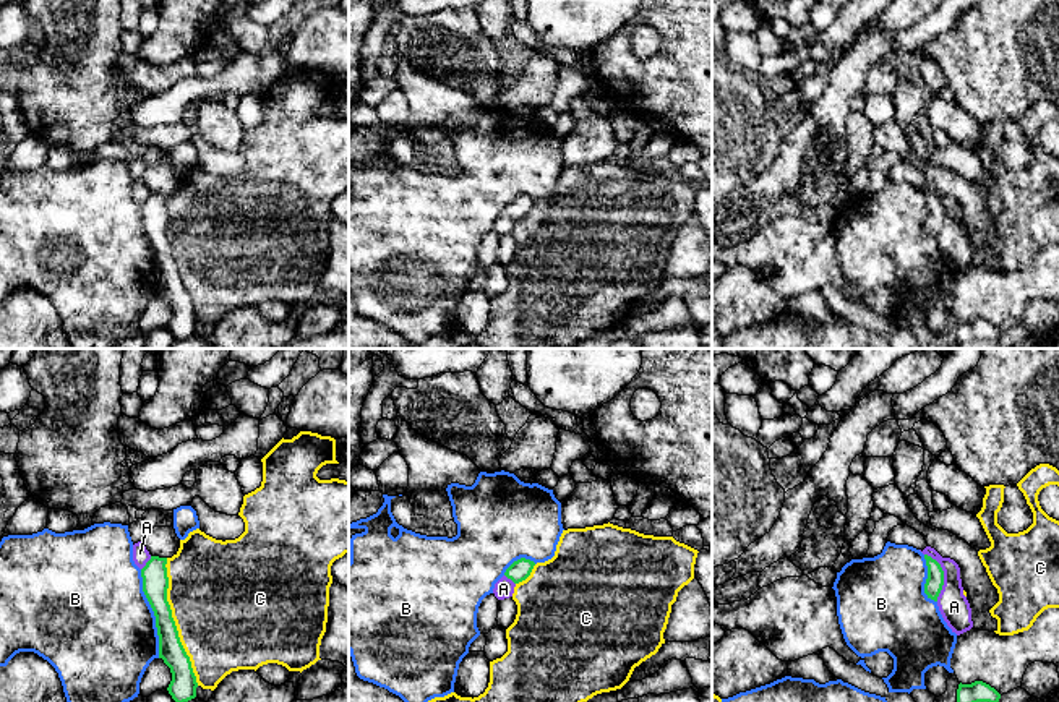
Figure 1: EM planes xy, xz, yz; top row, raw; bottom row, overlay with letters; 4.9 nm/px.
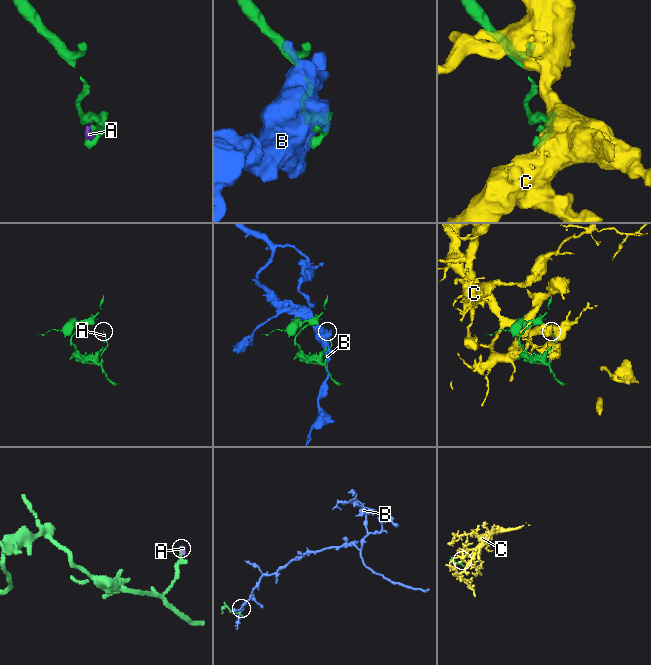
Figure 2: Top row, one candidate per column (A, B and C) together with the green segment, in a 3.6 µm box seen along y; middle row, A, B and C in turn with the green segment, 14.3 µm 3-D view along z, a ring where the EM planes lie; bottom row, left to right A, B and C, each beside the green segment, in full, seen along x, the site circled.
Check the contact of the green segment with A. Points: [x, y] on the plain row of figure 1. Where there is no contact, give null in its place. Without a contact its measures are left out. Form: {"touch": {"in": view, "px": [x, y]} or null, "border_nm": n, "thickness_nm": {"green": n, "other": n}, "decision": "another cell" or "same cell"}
{"touch": {"in": "yz", "px": [943, 213]}, "border_nm": 240, "thickness_nm": {"green": 90, "other": 150}, "decision": "another cell"}

